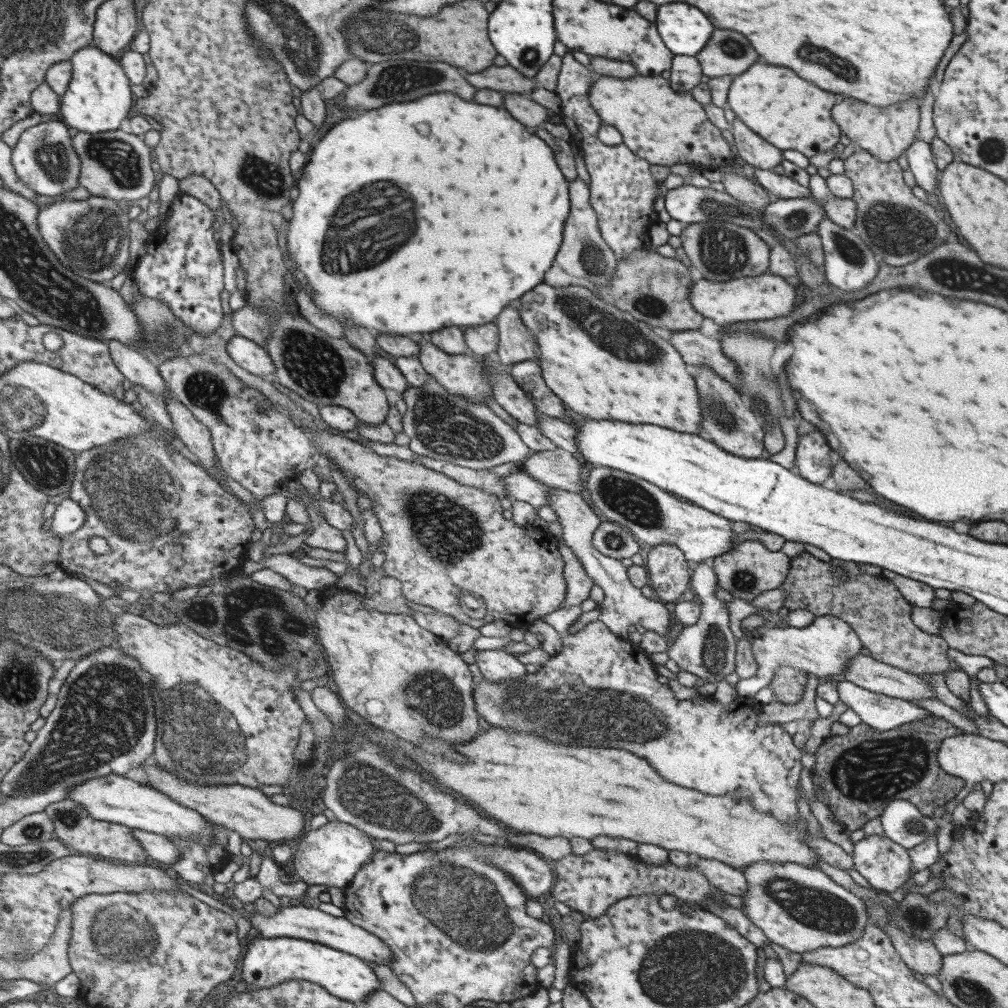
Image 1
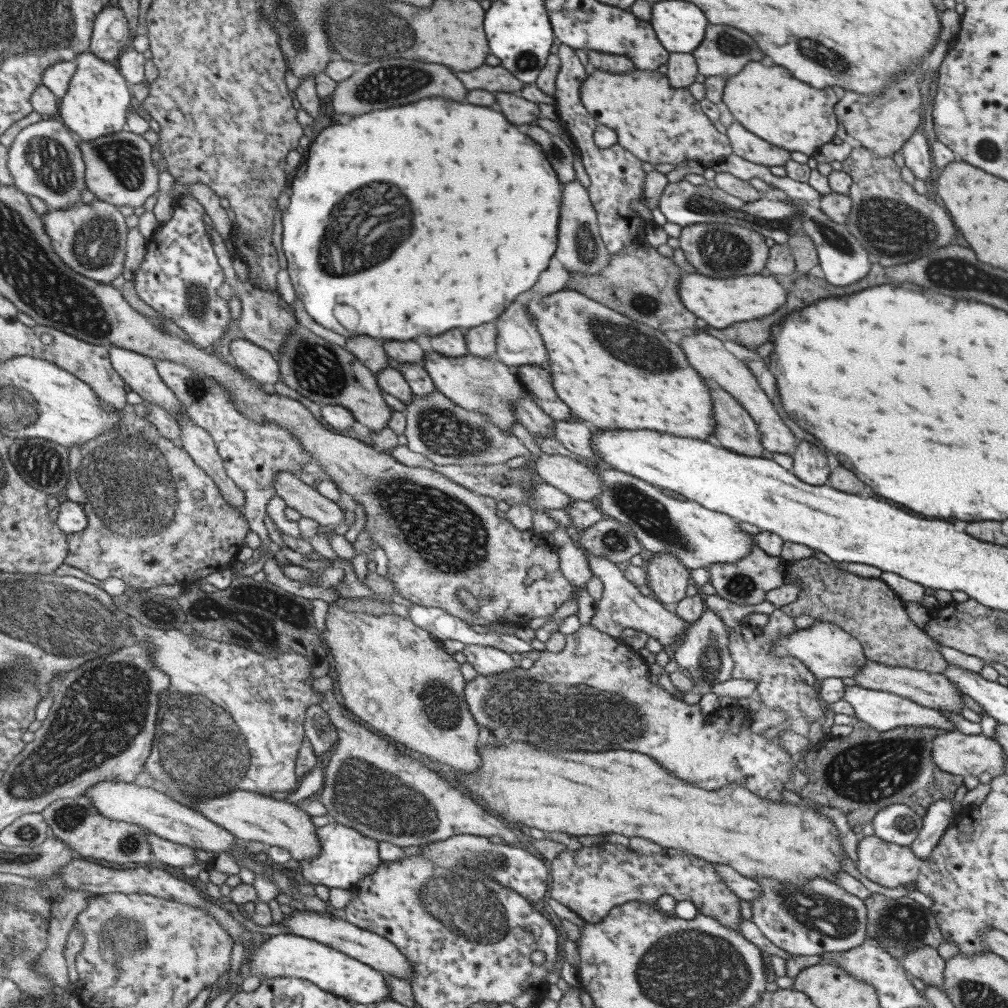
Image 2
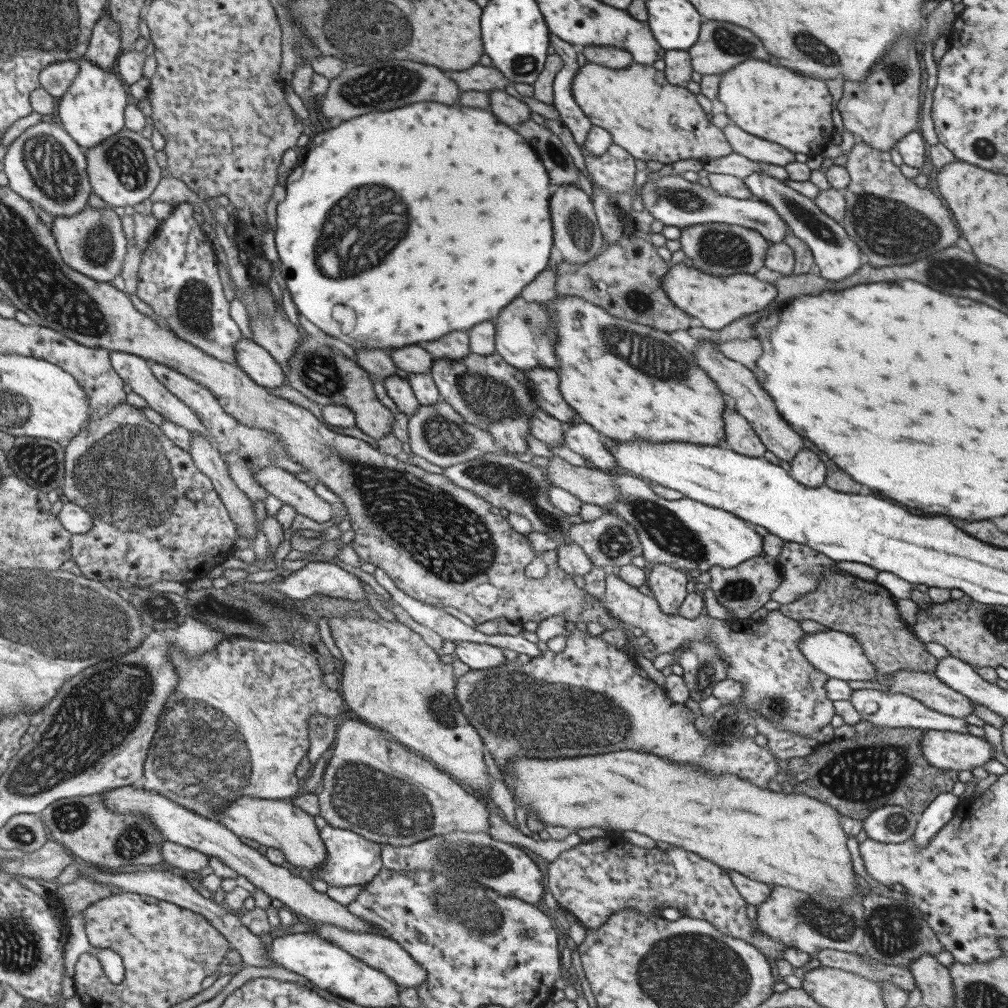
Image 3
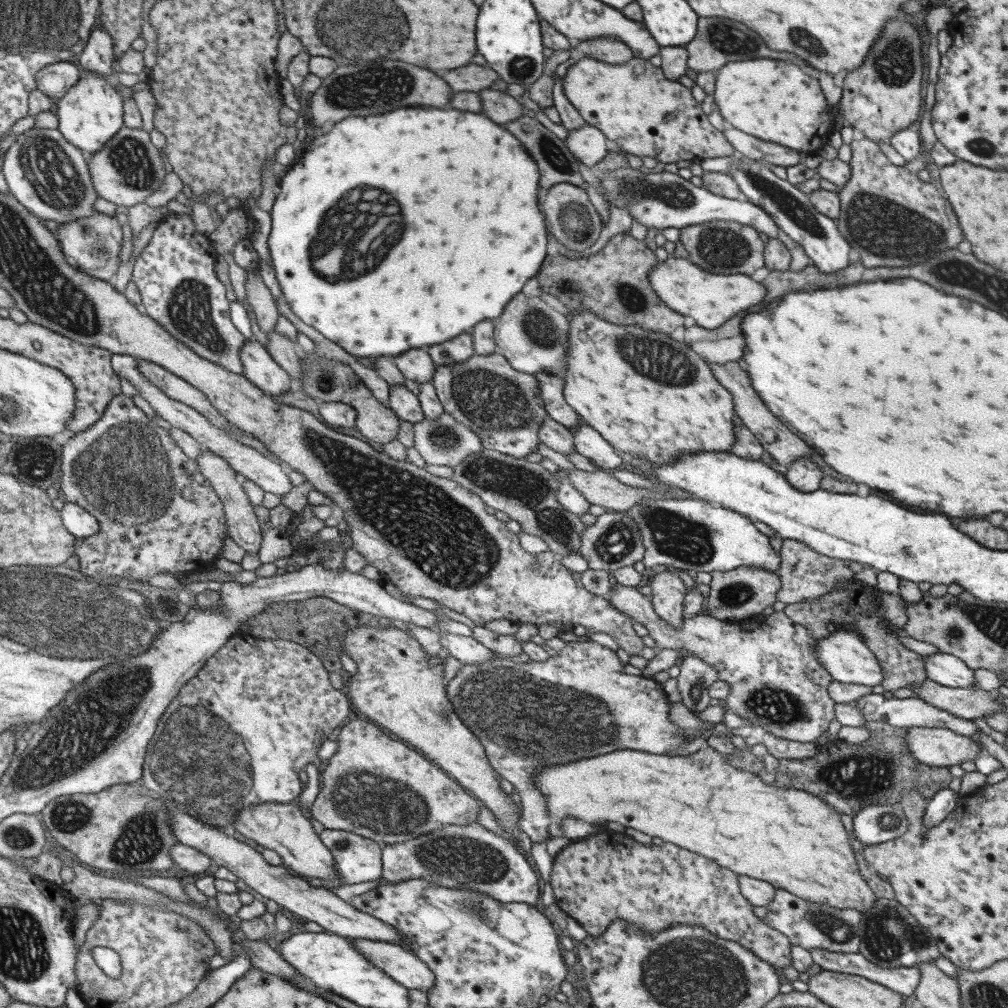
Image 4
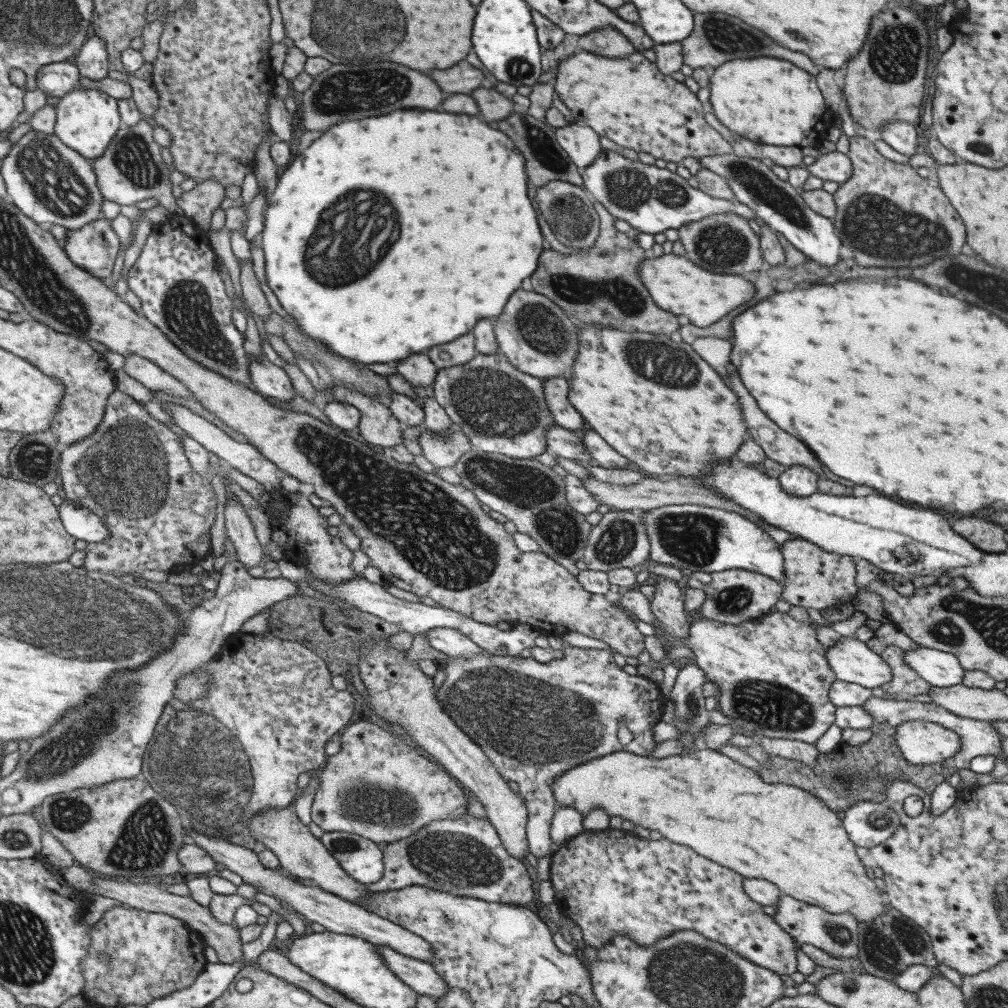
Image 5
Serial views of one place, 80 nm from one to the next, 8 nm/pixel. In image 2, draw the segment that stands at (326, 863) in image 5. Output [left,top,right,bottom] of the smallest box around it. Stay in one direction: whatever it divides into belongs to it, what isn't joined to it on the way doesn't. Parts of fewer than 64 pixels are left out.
[191,790,322,862]

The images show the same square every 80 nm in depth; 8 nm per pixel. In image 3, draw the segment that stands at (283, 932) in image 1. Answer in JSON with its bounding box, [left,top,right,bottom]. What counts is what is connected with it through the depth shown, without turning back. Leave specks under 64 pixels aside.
[313,921,424,987]

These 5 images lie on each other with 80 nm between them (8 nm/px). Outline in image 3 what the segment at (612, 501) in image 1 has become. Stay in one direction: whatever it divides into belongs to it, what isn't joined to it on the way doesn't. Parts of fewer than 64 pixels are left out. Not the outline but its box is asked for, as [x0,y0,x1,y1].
[606,474,766,572]

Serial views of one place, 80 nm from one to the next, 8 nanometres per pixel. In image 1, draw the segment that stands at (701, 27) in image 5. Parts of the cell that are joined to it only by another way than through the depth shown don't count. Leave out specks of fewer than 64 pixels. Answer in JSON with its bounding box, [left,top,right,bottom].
[694,30,757,77]

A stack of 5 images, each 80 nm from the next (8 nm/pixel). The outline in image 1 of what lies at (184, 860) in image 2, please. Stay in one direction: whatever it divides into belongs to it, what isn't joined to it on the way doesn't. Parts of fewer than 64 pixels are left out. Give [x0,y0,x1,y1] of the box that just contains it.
[132,828,181,865]

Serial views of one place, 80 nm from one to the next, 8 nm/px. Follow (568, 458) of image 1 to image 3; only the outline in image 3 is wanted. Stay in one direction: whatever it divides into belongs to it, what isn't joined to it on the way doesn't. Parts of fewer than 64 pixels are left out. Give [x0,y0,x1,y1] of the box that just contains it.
[545,455,620,506]

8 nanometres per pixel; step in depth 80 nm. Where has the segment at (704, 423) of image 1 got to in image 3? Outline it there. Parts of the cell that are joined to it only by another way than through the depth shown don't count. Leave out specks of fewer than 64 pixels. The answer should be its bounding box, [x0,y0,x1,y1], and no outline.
[722,403,766,457]

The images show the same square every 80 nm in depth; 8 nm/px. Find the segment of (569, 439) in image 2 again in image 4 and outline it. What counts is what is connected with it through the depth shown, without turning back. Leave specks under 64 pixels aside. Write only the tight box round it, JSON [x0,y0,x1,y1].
[571,423,627,470]

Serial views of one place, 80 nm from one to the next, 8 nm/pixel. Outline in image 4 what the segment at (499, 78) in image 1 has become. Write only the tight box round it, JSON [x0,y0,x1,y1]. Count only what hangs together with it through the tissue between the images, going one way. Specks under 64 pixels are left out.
[441,64,499,93]

